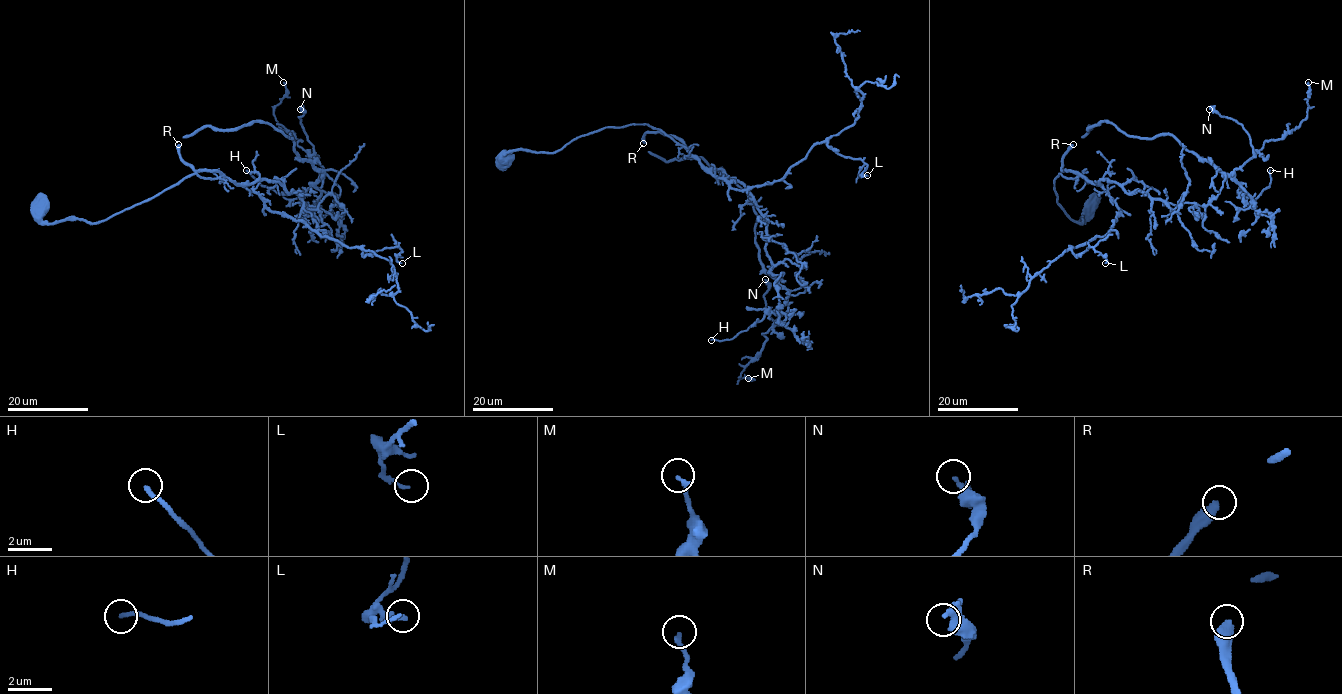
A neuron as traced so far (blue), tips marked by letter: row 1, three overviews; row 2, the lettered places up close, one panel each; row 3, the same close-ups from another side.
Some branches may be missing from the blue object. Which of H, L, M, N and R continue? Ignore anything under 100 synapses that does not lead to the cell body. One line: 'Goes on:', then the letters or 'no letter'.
Goes on: no letter

